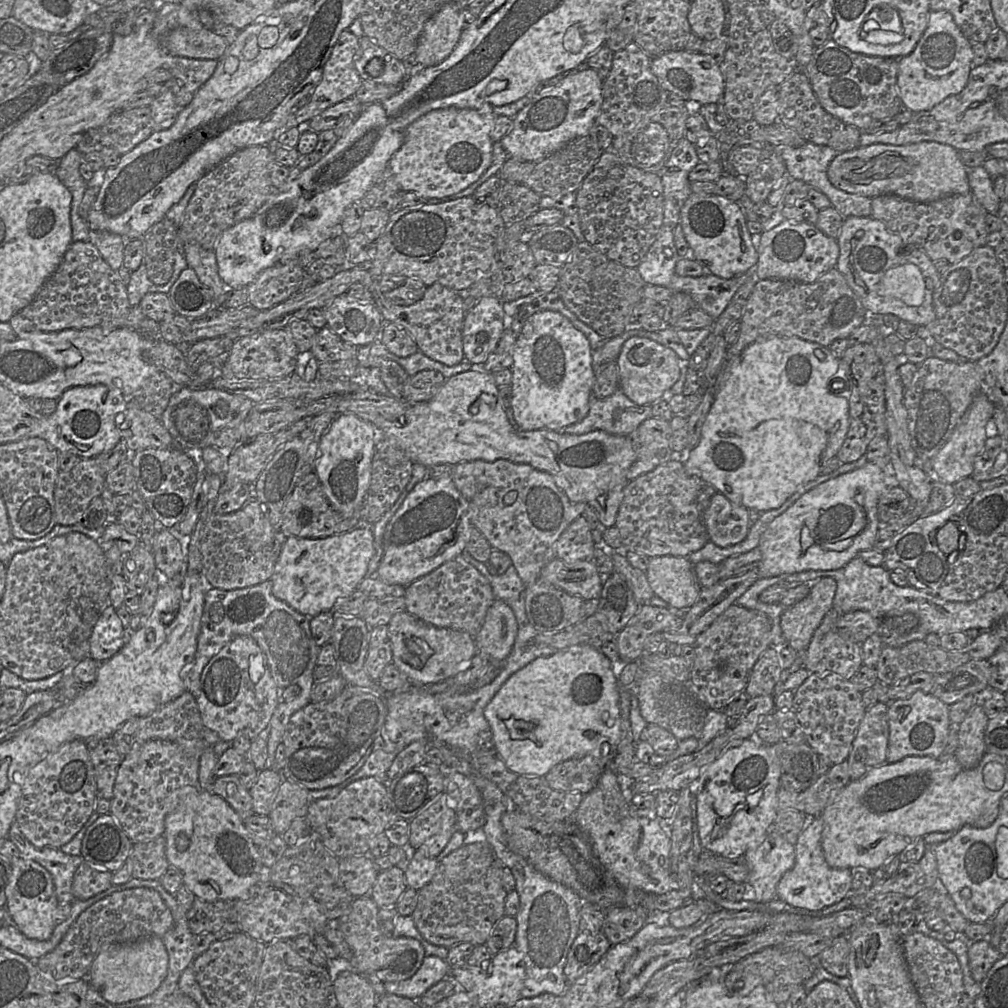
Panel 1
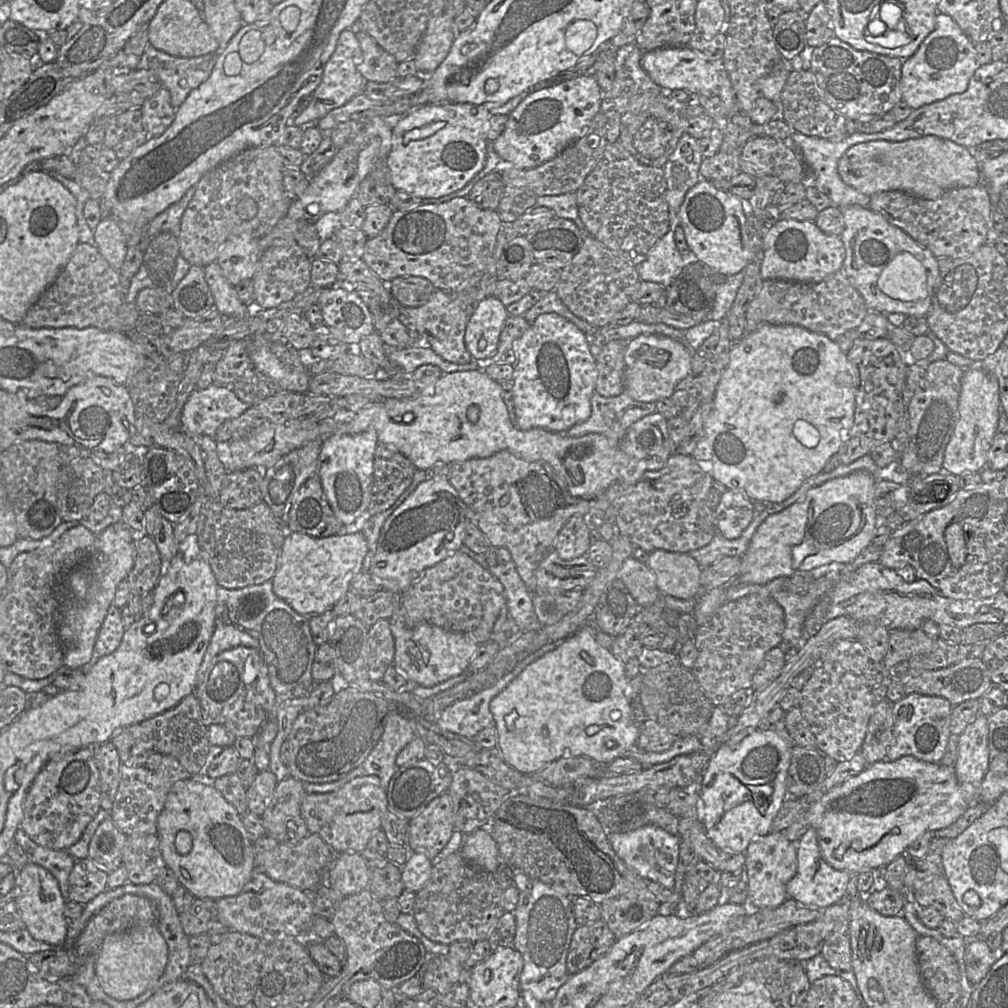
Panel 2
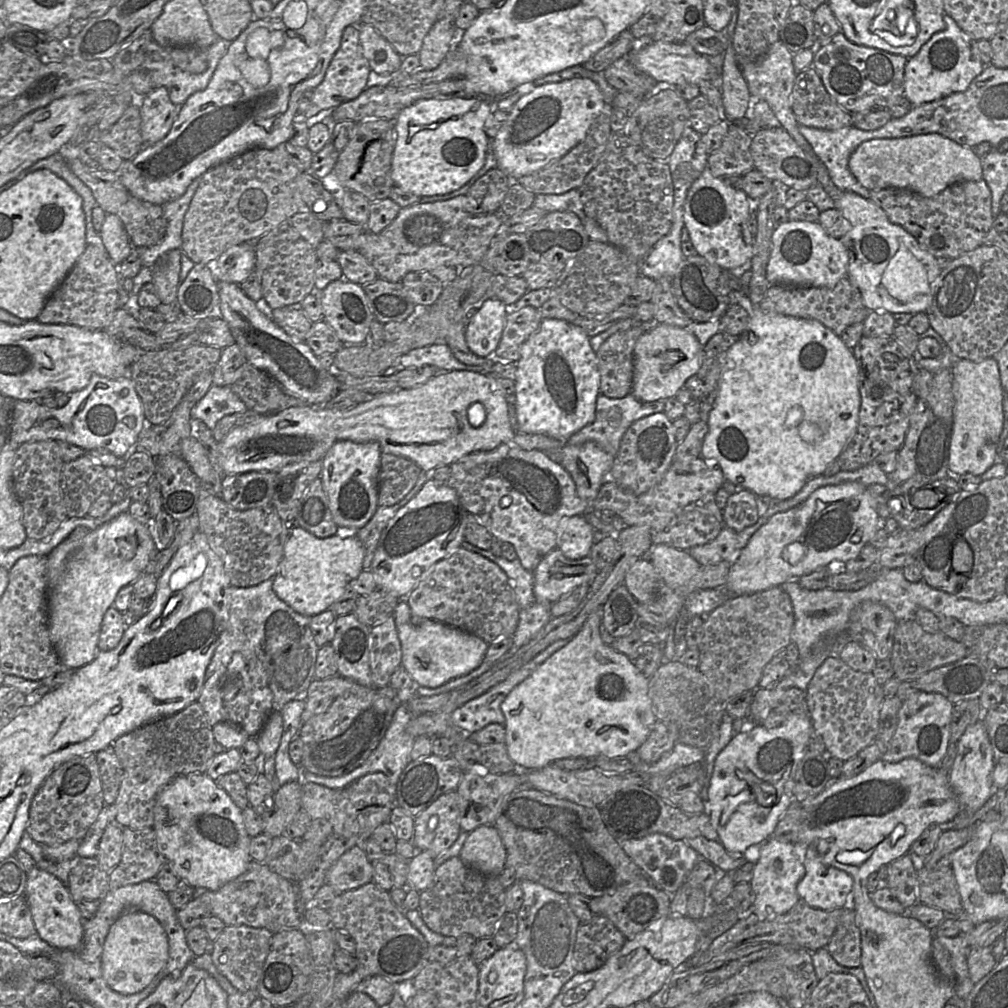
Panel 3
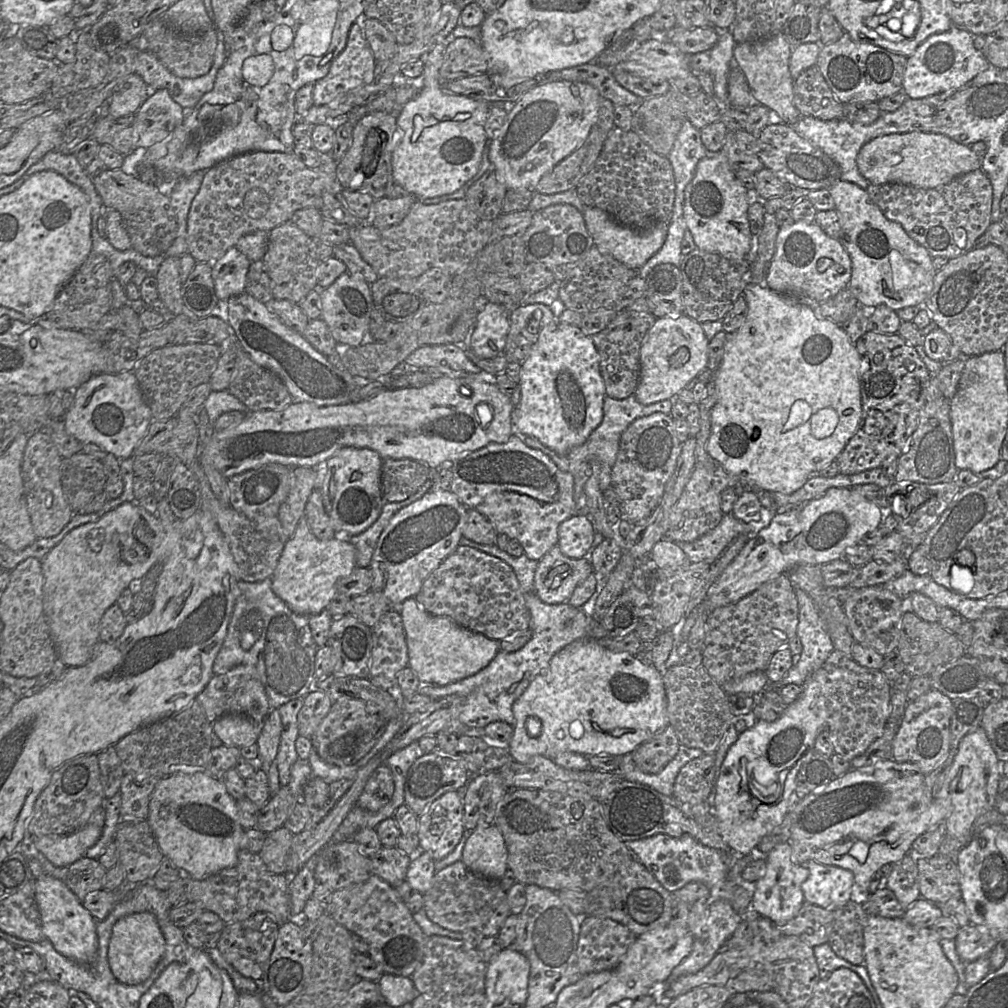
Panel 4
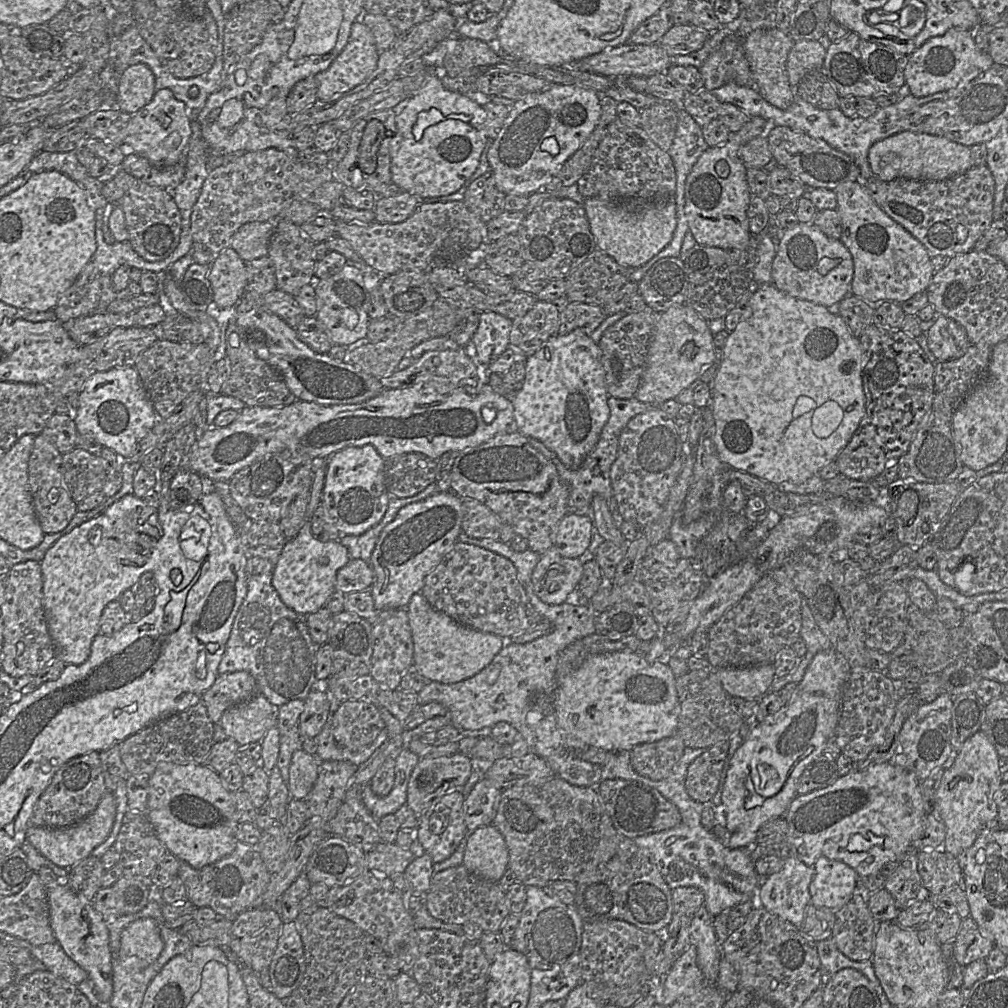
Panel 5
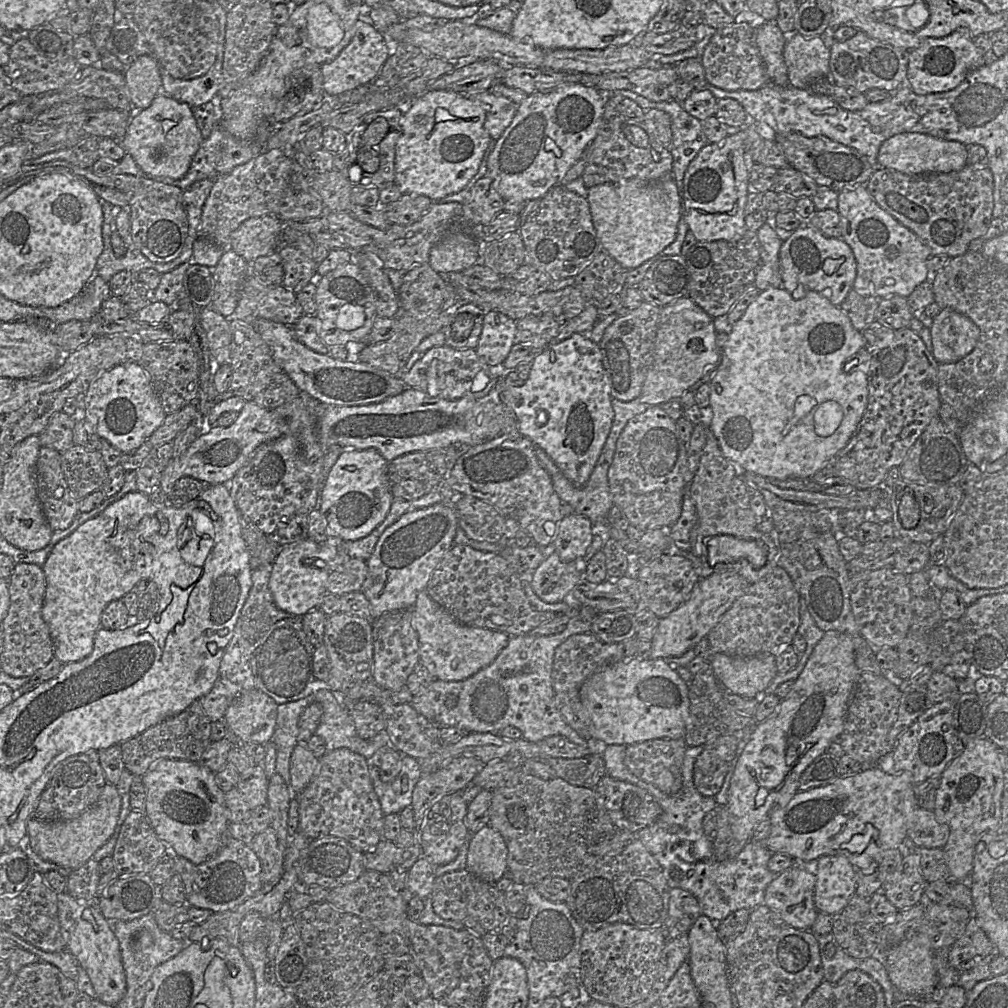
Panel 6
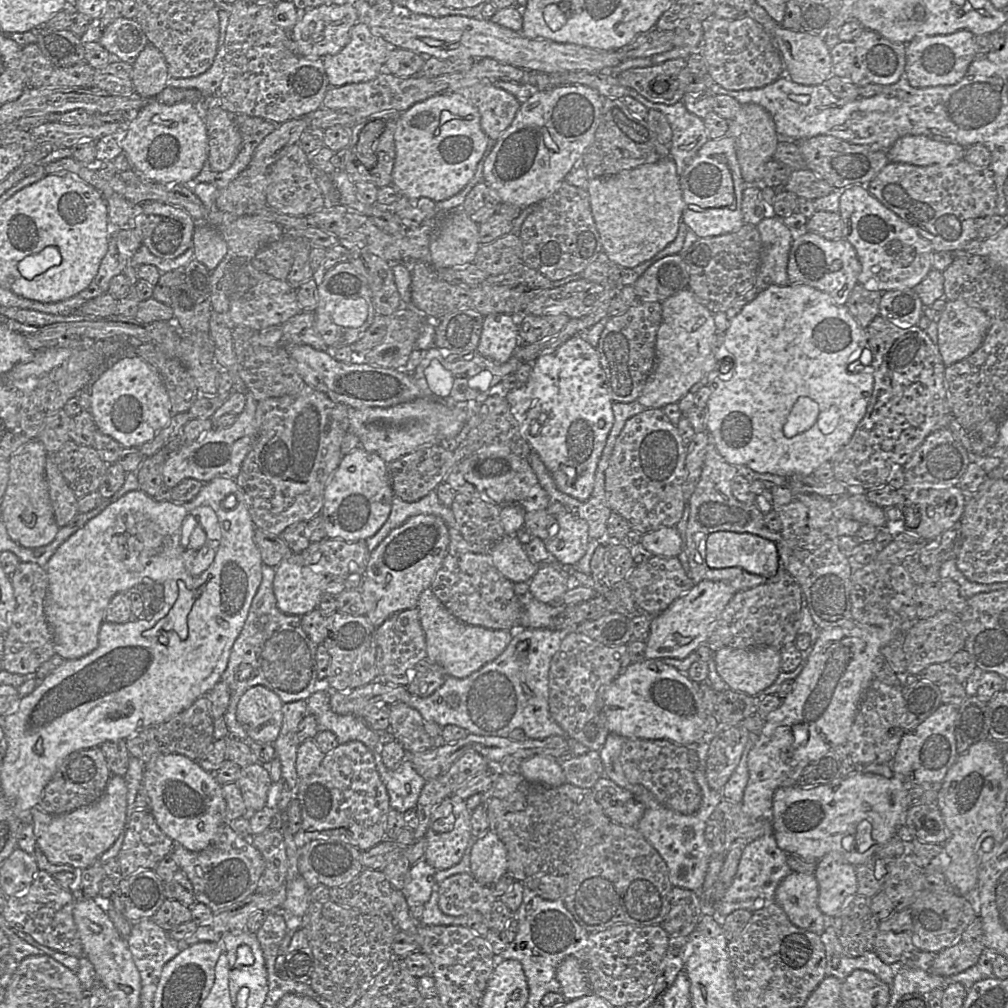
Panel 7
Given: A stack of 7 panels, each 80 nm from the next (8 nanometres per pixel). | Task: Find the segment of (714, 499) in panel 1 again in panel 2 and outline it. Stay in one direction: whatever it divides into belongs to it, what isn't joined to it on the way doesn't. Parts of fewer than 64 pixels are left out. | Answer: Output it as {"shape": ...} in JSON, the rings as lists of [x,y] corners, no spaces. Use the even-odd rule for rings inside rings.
{"shape":[[[728,490],[722,494],[714,516],[717,533],[727,539],[736,539],[755,517],[754,502],[739,492]]]}

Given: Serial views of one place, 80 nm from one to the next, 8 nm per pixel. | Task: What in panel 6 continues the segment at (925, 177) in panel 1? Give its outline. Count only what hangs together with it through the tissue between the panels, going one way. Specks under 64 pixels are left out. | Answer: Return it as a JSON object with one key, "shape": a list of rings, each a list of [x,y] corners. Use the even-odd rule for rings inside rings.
{"shape":[[[906,132],[884,141],[879,149],[877,165],[907,174],[948,173],[967,165],[967,147],[958,141],[948,141],[924,133]]]}

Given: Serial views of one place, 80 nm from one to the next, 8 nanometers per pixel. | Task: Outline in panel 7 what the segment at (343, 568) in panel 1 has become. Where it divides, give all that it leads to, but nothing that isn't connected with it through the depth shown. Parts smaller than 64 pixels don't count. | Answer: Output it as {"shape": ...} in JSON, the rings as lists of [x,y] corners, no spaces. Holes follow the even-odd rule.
{"shape":[[[282,560],[275,567],[273,593],[285,614],[303,616],[318,607],[325,588],[325,575],[311,568]]]}

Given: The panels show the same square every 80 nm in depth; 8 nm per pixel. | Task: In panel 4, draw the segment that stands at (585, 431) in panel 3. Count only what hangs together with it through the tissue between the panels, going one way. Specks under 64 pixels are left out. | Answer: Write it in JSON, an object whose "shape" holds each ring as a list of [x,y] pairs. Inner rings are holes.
{"shape":[[[606,395],[604,398],[604,415],[601,424],[590,434],[589,438],[584,444],[571,449],[565,455],[556,453],[554,450],[543,445],[536,438],[523,437],[523,439],[527,446],[541,450],[554,461],[560,470],[569,472],[573,476],[575,498],[579,503],[580,512],[580,505],[583,504],[584,485],[590,476],[596,476],[602,492],[612,487],[612,468],[617,459],[621,436],[628,426],[637,418],[648,416],[655,412],[662,412],[670,415],[672,405],[673,399],[666,399],[653,404],[644,405],[641,404],[634,395],[631,395],[625,399],[614,399]]]}

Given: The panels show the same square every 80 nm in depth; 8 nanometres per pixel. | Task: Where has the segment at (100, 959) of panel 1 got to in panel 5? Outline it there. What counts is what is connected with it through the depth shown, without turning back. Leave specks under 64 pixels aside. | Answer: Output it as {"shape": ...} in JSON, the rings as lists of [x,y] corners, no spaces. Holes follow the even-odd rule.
{"shape":[[[149,917],[131,922],[120,937],[120,956],[124,965],[145,968],[154,962],[163,949],[157,922]]]}

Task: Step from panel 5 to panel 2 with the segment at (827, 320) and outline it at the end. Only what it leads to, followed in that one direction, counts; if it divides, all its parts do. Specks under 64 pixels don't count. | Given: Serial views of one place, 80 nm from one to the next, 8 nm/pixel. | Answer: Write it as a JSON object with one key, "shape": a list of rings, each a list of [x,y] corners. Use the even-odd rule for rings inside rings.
{"shape":[[[767,325],[752,334],[745,334],[731,349],[730,362],[717,386],[712,402],[712,410],[704,425],[704,436],[691,456],[705,472],[711,473],[715,481],[724,484],[729,490],[743,494],[752,501],[781,503],[787,500],[800,488],[806,479],[823,471],[829,458],[838,453],[848,436],[849,430],[853,426],[856,389],[852,385],[840,385],[837,383],[836,376],[841,372],[847,372],[853,376],[853,369],[846,353],[840,349],[835,341],[825,335],[811,332],[797,325]]]}

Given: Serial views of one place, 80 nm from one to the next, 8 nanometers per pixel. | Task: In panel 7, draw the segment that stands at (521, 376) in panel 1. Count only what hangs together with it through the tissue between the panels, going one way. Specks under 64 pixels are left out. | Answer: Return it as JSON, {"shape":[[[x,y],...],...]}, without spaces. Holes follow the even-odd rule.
{"shape":[[[584,334],[573,336],[551,353],[539,356],[532,363],[532,372],[528,381],[521,387],[506,391],[505,397],[509,402],[513,416],[518,422],[521,436],[528,441],[532,450],[539,455],[552,475],[556,487],[561,492],[581,502],[587,501],[593,492],[597,465],[614,424],[613,400],[610,397],[607,379],[600,365],[596,347],[588,343]],[[541,413],[547,414],[547,420],[541,425],[539,434],[533,436],[530,433],[530,425],[533,421],[537,421]],[[600,420],[605,422],[603,428],[598,426]],[[562,467],[575,470],[577,481],[574,485],[568,483],[568,477]]]}

